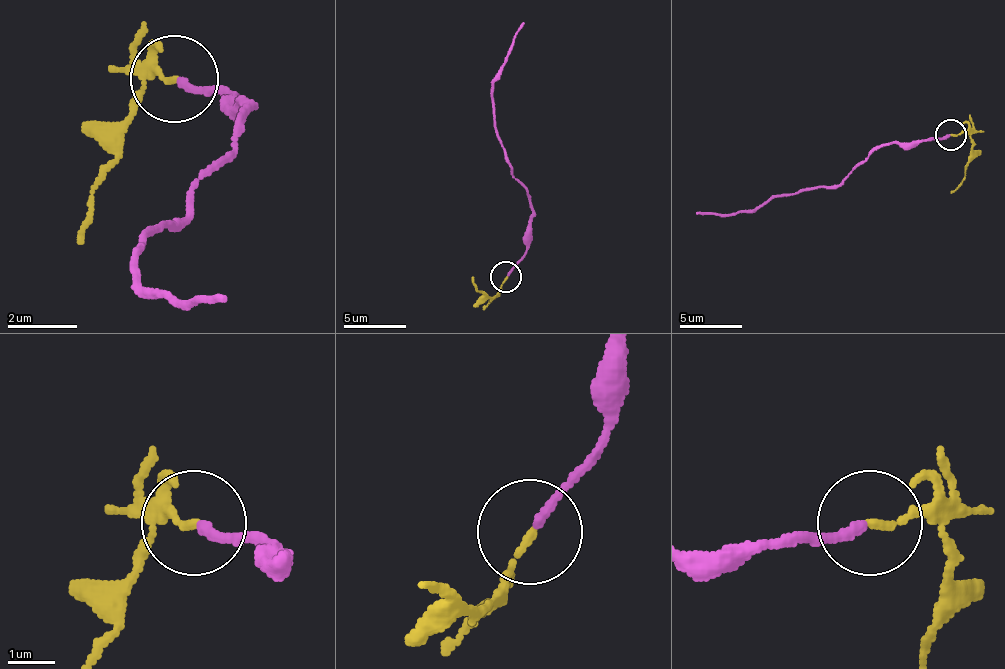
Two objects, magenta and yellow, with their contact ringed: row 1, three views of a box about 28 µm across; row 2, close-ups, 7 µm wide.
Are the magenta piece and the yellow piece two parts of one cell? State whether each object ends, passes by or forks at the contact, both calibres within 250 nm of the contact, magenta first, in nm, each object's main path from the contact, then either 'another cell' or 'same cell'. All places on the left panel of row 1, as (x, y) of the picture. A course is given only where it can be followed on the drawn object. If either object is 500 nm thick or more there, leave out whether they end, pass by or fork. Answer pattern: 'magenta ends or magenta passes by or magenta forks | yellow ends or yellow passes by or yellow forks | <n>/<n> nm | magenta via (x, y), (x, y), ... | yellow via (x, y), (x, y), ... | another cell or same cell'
magenta ends | yellow ends | 200/140 nm | magenta via (176, 80), (246, 107), (176, 220), (168, 220), (141, 246), (133, 272), (168, 299), (229, 299) | yellow via (176, 80), (159, 72), (141, 89), (89, 203), (80, 246) | another cell

